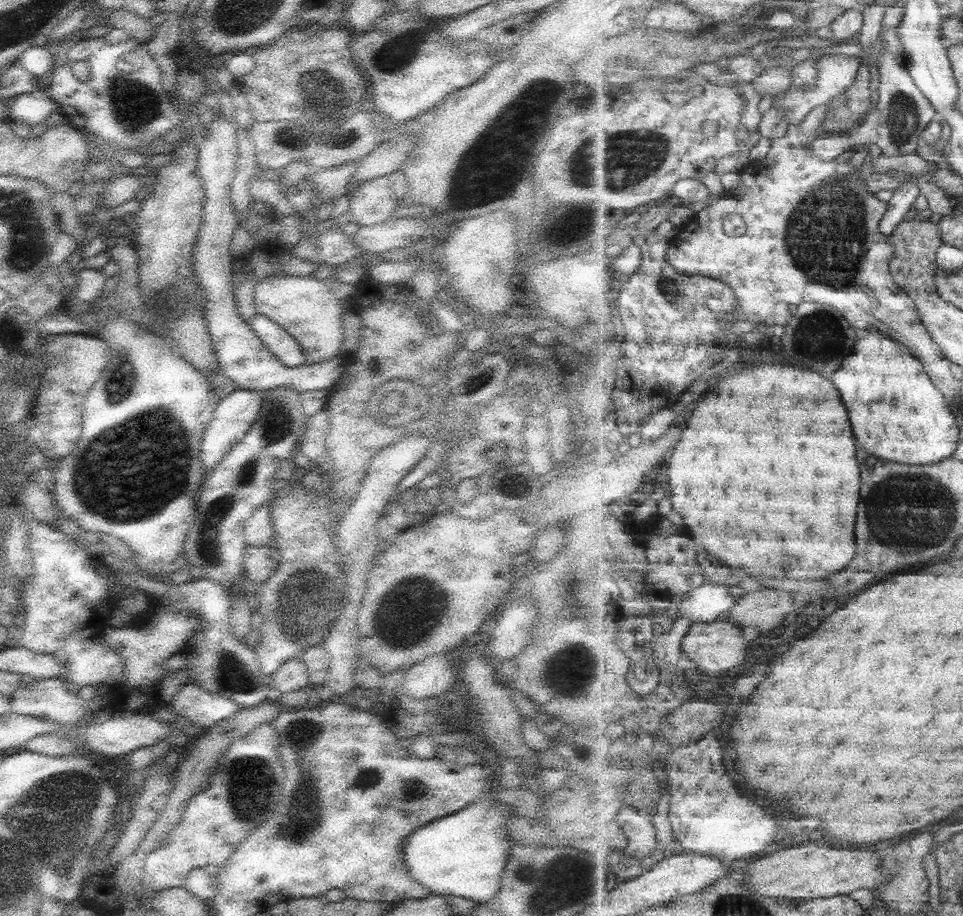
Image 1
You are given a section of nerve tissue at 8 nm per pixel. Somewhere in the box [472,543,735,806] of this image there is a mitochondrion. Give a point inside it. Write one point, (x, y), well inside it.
(575, 662)

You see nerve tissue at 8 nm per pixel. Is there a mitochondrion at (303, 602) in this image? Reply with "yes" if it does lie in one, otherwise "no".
yes

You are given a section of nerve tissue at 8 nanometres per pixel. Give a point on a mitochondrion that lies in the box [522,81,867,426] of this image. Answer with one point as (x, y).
(625, 165)

